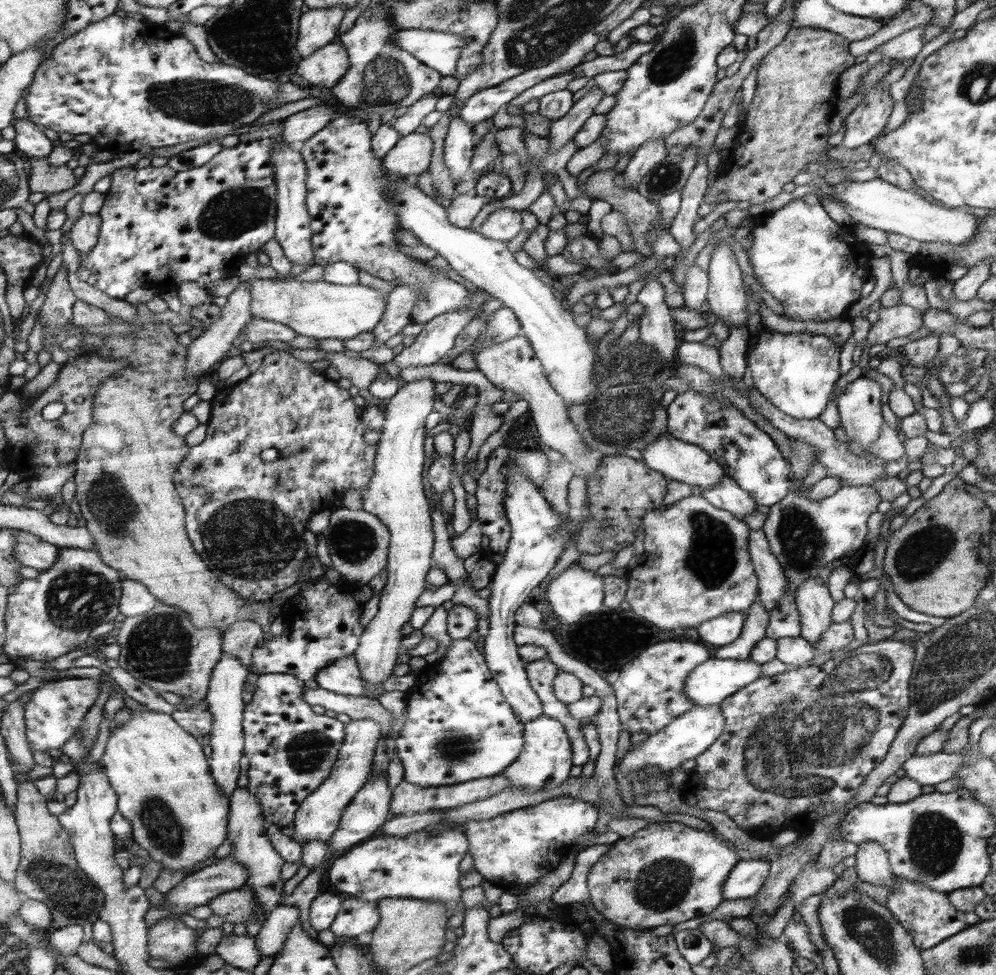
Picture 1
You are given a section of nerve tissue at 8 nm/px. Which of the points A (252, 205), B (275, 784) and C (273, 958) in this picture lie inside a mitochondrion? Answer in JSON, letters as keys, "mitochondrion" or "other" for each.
{"A":"mitochondrion","B":"other","C":"other"}

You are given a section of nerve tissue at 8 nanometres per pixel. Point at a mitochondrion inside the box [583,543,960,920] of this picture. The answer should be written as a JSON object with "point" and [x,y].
{"point":[829,725]}

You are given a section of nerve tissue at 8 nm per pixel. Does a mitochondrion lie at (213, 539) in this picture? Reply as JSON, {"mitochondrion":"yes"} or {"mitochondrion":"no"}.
{"mitochondrion":"yes"}

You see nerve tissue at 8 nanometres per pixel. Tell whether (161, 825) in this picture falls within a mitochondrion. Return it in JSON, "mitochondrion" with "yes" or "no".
{"mitochondrion":"yes"}

